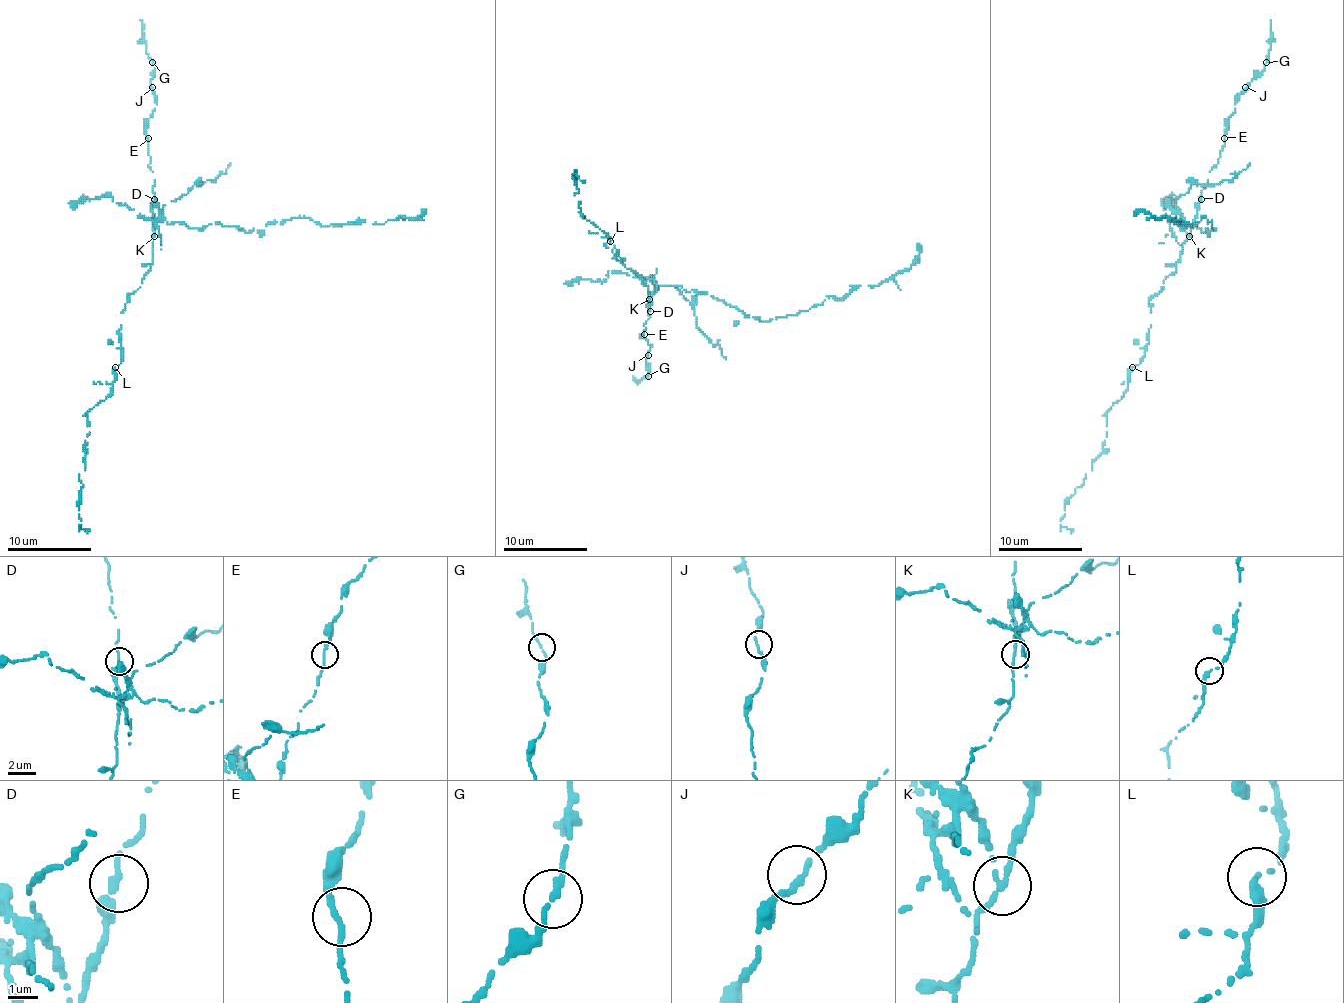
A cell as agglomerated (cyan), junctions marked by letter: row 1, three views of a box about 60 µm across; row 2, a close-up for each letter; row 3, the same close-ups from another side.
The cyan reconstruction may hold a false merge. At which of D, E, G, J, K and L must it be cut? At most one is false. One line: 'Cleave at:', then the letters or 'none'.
Cleave at: K

